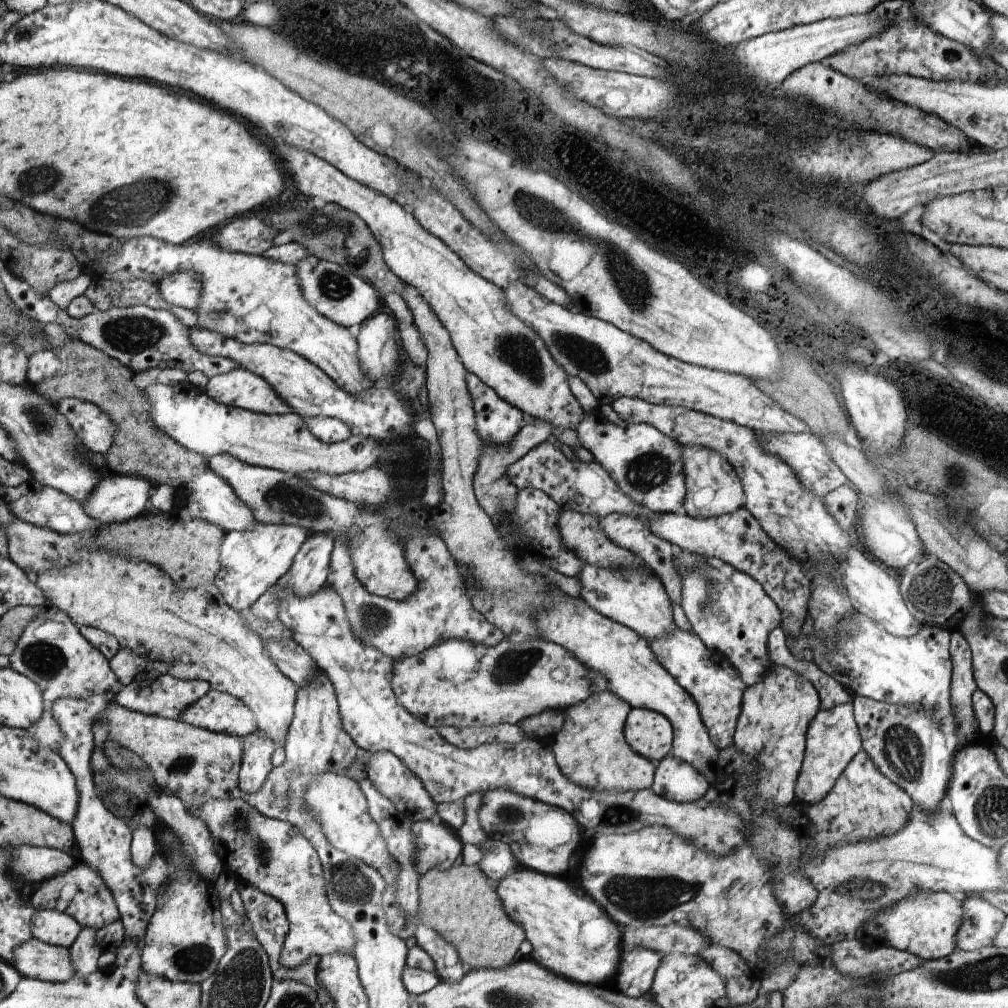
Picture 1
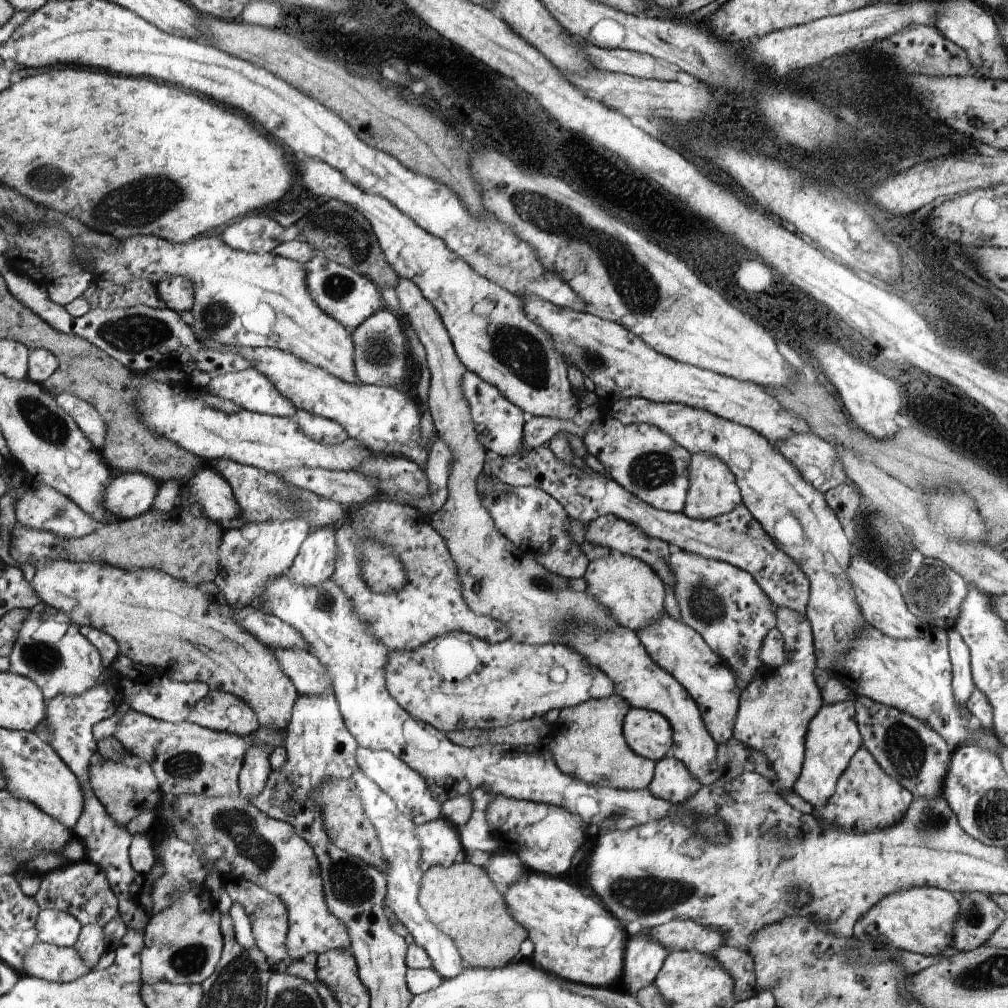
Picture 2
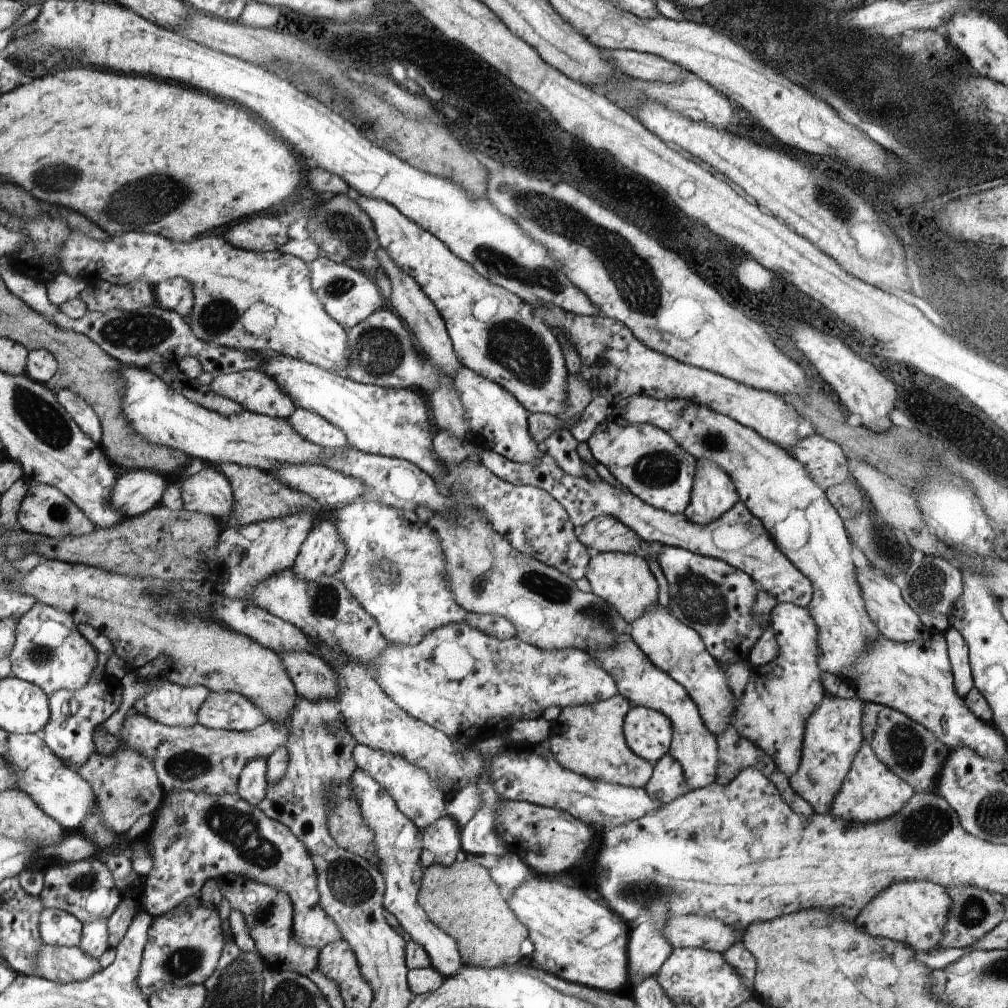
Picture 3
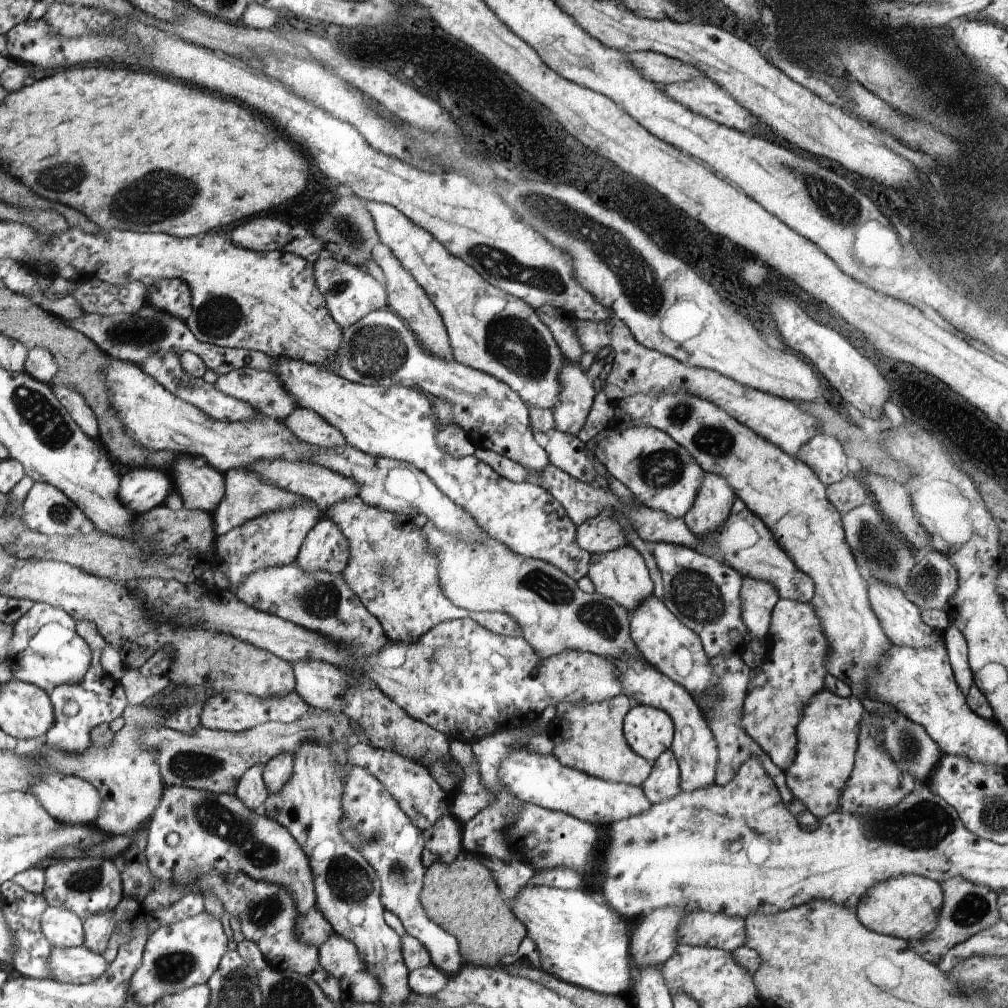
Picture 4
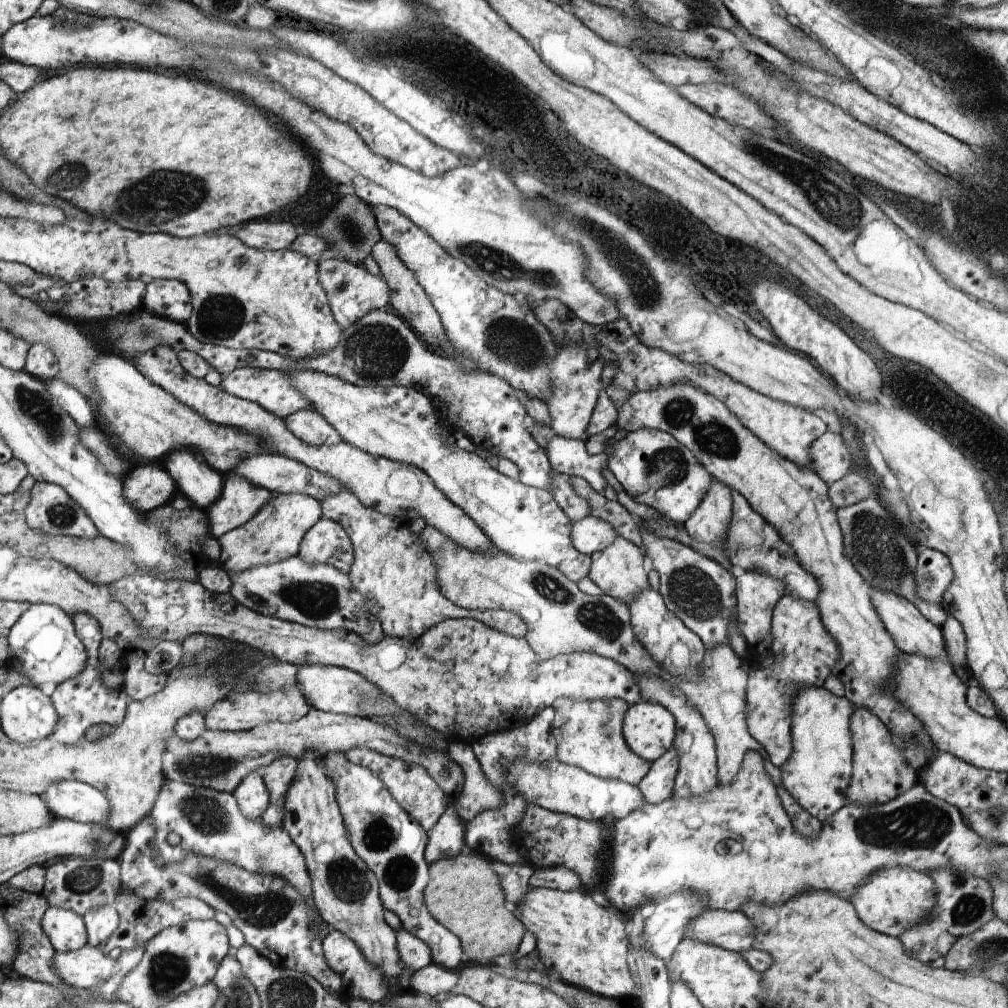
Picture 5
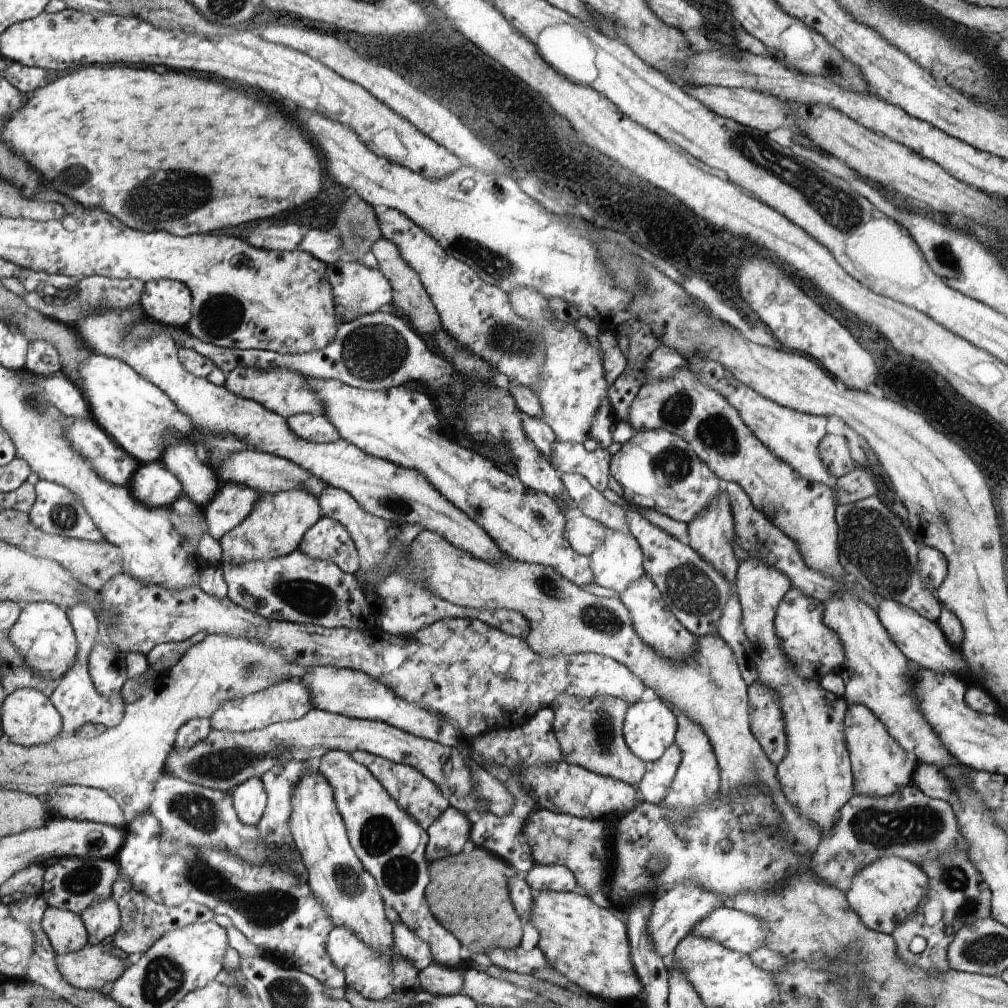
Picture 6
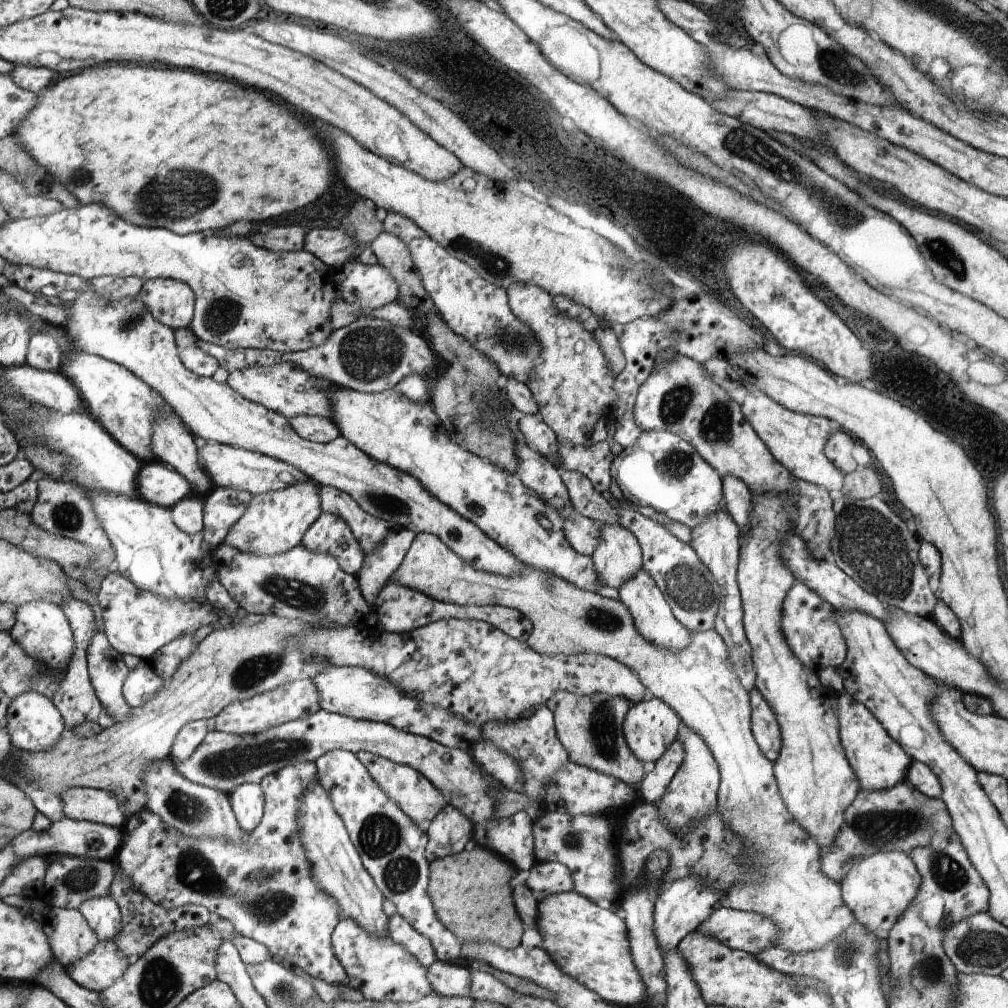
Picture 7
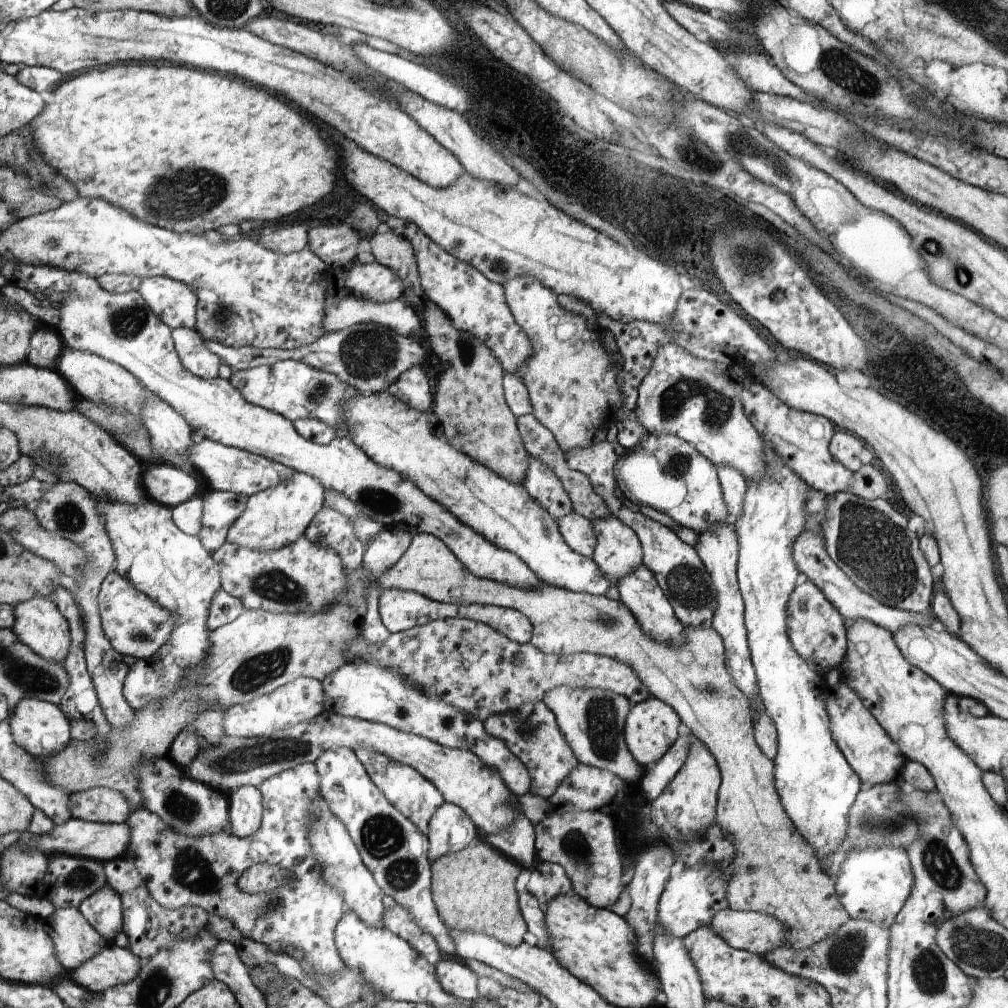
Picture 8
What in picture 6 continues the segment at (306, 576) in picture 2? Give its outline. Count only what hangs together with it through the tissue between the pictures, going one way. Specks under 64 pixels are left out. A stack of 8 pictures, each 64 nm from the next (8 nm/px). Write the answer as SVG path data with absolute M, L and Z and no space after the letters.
M321 517L303 537L298 550L311 559L327 559L344 574L353 575L358 569L358 557L346 529L328 517Z

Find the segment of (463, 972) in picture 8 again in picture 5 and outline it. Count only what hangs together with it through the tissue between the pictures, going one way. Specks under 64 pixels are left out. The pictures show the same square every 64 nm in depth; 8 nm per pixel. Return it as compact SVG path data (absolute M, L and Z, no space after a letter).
M432 963L413 972L410 977L413 991L427 998L444 997L457 985L457 982L457 970L446 970Z

